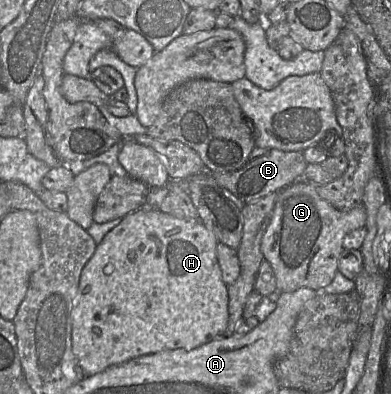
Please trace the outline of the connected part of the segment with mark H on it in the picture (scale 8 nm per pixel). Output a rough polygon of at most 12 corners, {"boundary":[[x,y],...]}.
{"boundary":[[142,207],[84,266],[85,377],[224,336],[218,241]]}

